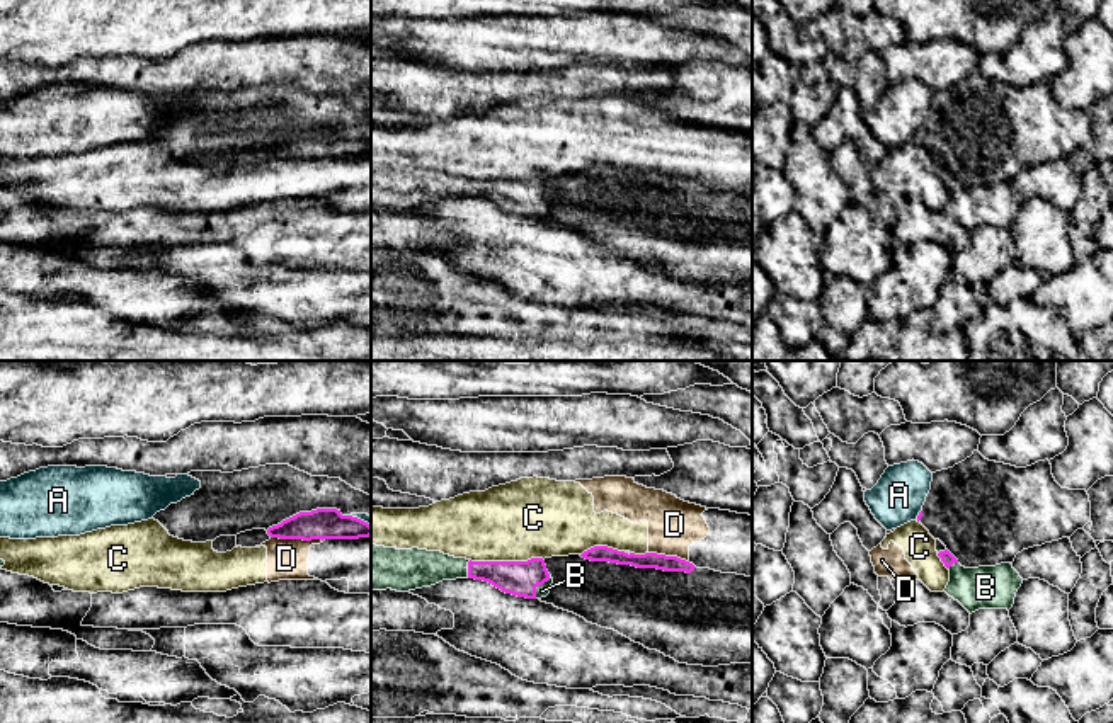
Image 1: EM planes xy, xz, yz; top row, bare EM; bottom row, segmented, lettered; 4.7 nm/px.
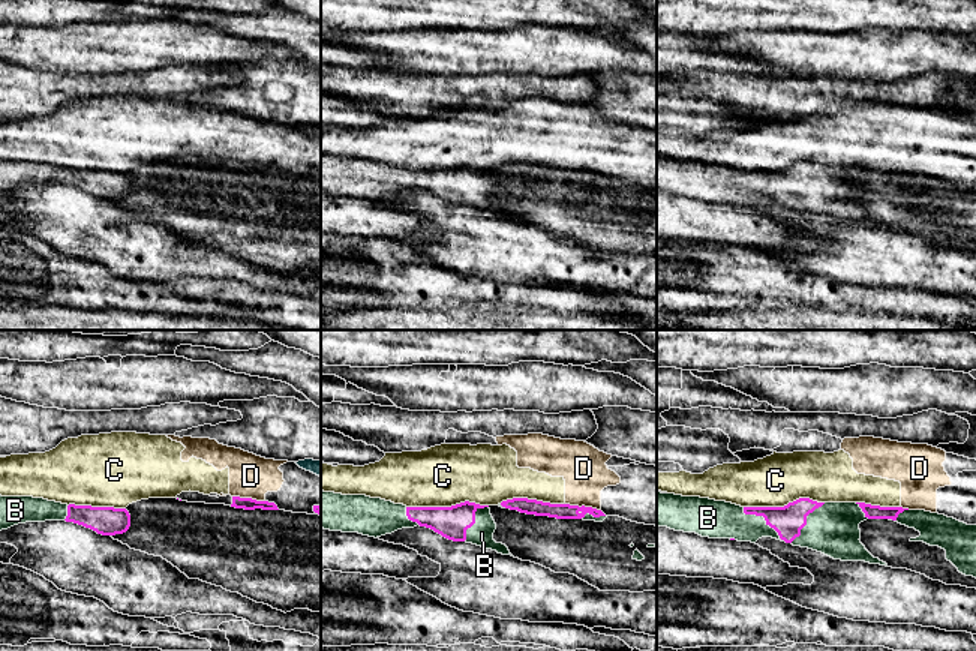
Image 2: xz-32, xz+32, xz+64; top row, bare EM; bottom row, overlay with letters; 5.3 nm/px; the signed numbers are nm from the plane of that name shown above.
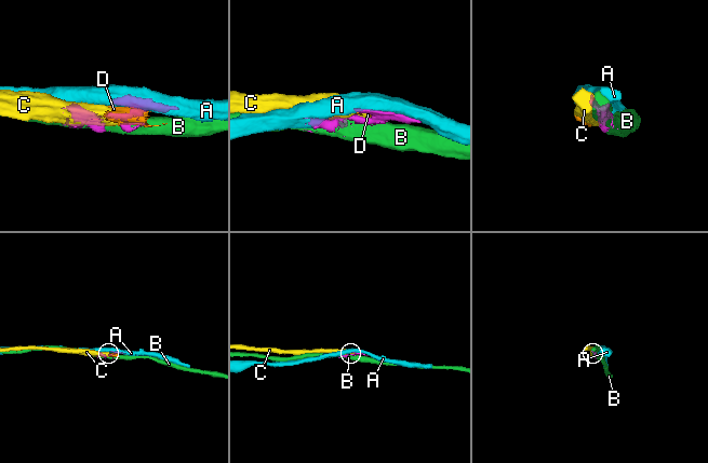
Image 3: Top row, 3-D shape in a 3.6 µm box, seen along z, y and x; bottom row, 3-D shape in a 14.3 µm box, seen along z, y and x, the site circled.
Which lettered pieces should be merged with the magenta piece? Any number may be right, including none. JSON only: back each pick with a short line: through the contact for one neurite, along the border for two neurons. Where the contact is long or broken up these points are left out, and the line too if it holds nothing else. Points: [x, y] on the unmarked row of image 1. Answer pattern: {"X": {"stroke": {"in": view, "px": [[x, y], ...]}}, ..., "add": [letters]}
{"add": ["B"]}

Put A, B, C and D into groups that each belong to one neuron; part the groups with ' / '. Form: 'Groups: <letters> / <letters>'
Groups: A / B / C D

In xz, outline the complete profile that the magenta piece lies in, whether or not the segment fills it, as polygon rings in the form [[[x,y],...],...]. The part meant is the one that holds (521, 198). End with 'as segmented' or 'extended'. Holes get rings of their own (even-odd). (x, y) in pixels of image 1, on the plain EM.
[[[371,163],[371,209],[408,211],[442,199],[475,197],[505,213],[541,218],[553,202],[543,177],[528,180],[471,180],[441,170]]]; extended

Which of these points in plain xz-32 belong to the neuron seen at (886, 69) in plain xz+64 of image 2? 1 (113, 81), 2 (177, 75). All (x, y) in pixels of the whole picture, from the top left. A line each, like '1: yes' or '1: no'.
1: no
2: no

